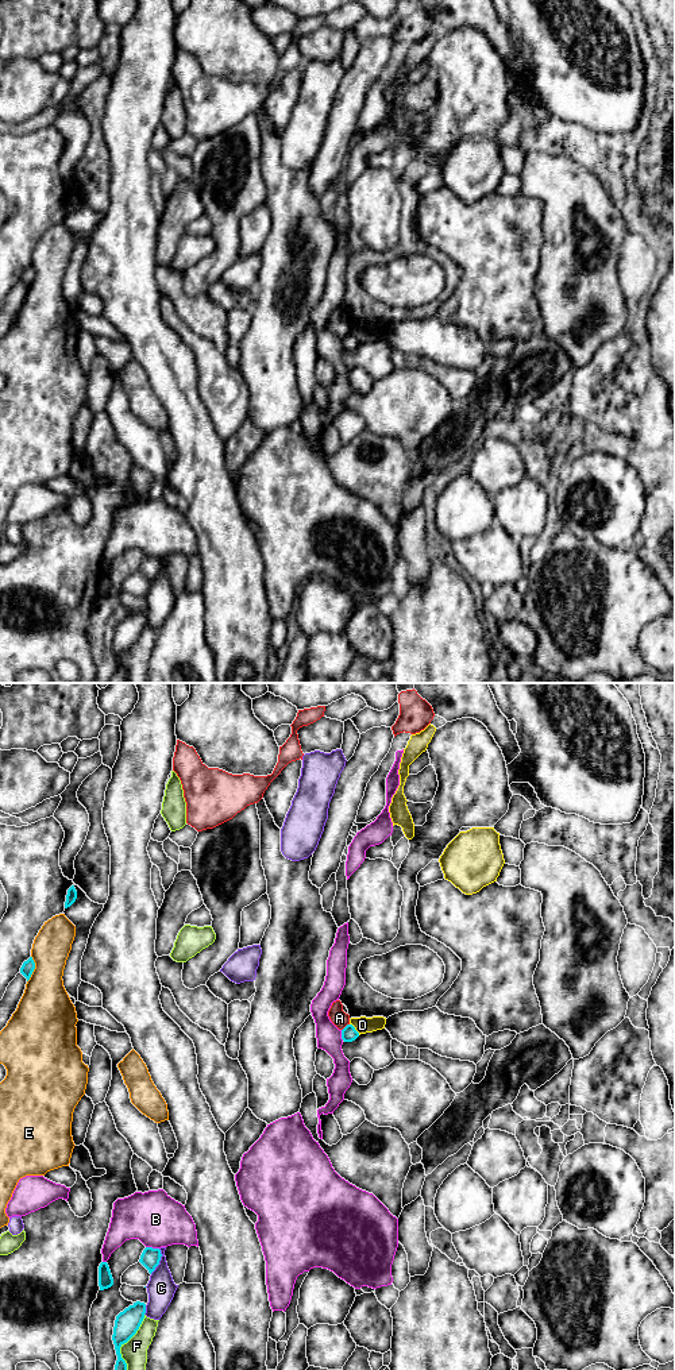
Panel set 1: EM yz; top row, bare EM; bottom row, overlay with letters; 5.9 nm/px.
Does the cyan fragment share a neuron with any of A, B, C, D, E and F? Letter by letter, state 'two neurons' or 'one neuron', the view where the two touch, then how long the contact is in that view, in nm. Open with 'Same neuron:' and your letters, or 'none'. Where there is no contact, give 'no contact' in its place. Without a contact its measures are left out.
Same neuron: none
A: two neurons; meets cyan in yz; contact 60 nm long
B: two neurons; meets cyan in yz; contact 80 nm long
C: two neurons; meets cyan in yz; contact 160 nm long
D: two neurons; meets cyan in yz; contact 90 nm long
E: two neurons; meets cyan in yz; contact 160 nm long
F: two neurons; meets cyan in yz; contact 360 nm long

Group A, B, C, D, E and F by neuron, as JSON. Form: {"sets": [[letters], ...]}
{"sets": [["A"], ["B"], ["C"], ["D", "F"], ["E"]]}

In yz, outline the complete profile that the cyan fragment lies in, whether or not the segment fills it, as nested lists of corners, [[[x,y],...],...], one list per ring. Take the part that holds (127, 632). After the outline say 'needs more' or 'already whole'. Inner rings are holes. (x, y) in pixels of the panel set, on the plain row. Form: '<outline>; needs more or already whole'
[[[136,610],[116,625],[112,649],[117,664],[115,674],[117,683],[127,683],[127,672],[122,667],[120,656],[136,642],[144,628],[144,622],[146,613]]]; already whole

